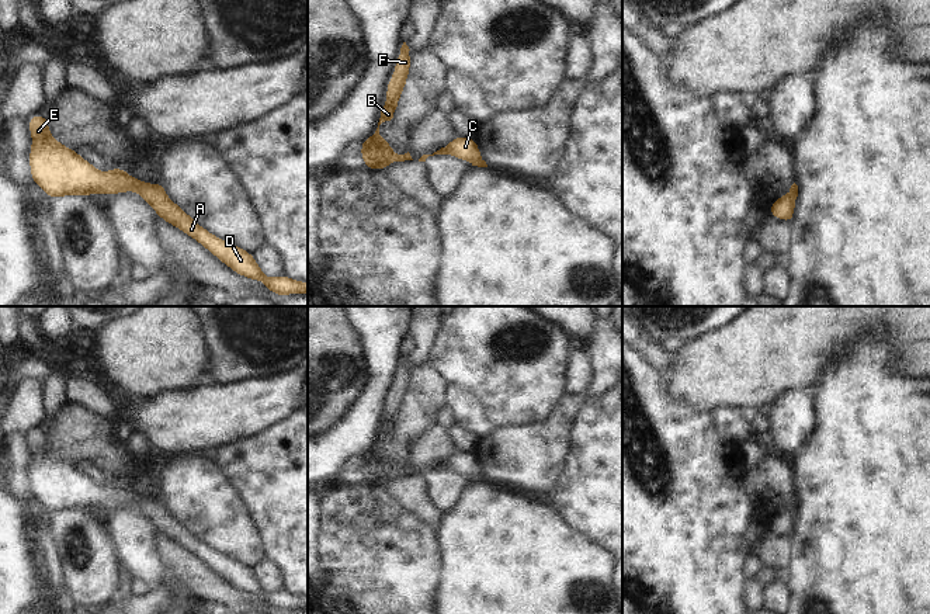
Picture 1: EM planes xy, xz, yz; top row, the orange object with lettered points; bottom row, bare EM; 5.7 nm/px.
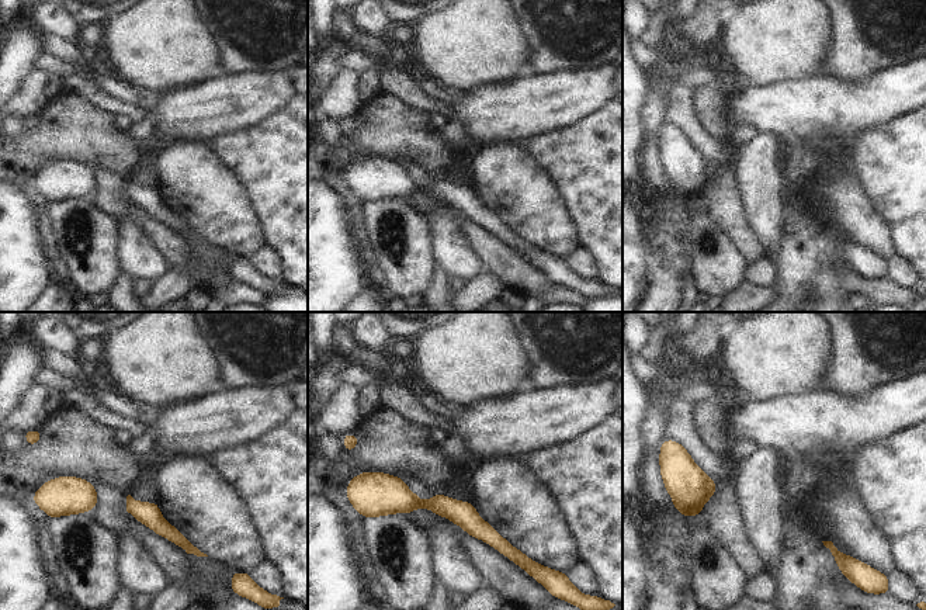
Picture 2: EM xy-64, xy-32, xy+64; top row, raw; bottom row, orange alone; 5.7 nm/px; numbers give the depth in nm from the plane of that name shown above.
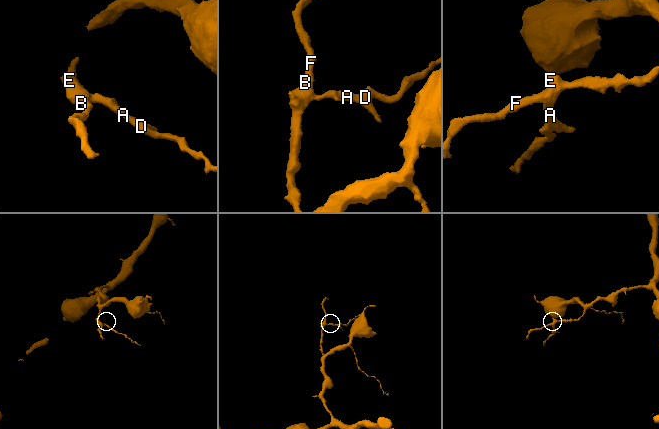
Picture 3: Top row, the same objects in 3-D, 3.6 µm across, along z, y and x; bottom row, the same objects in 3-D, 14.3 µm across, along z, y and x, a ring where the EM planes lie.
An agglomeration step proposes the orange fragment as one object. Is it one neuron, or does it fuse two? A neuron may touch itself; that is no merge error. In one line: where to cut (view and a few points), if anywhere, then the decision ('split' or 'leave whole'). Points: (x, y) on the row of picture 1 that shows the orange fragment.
no cut | leave whole

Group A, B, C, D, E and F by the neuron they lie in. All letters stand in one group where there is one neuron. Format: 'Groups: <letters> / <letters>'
Groups: A B C D E F.

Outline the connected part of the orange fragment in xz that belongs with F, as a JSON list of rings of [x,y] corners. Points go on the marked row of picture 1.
[[[403,42],[396,65],[395,65],[395,70],[392,73],[392,79],[389,80],[389,83],[386,84],[386,101],[384,104],[384,108],[381,111],[381,118],[378,122],[378,128],[375,131],[374,135],[371,135],[369,138],[367,138],[365,141],[361,142],[361,153],[360,156],[364,159],[364,164],[368,169],[372,170],[385,170],[391,163],[393,162],[405,162],[405,160],[413,160],[410,153],[405,153],[405,155],[396,155],[391,146],[391,143],[388,143],[385,141],[385,138],[382,138],[379,135],[379,125],[385,121],[391,121],[396,112],[398,104],[399,104],[399,98],[400,94],[405,91],[405,84],[407,81],[409,77],[409,70],[410,70],[410,65],[412,65],[412,56],[409,55],[409,46],[406,45],[406,42]]]

